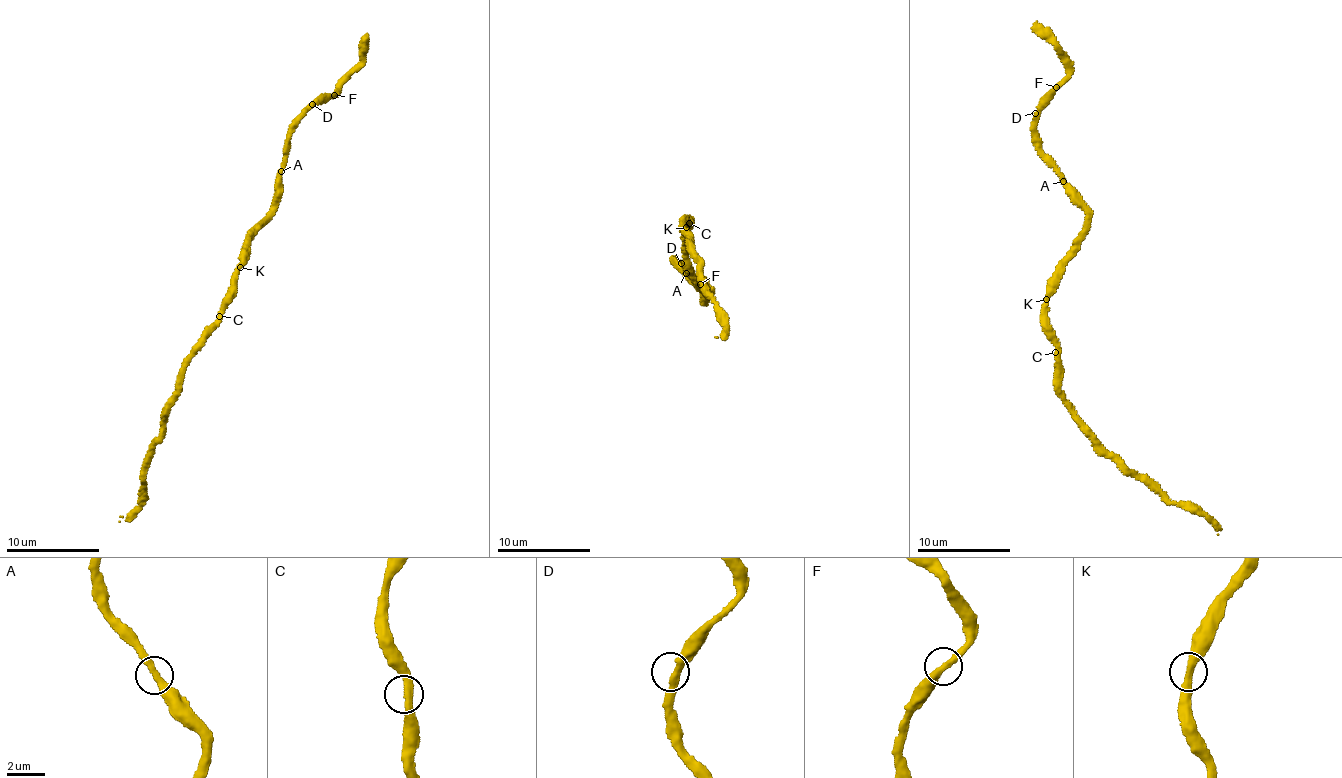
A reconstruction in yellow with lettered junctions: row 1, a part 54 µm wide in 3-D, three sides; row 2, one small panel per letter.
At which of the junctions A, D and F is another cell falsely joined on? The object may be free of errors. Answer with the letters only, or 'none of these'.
none of these

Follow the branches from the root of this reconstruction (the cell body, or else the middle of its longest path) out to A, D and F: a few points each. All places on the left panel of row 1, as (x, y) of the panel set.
A: (237, 266), (249, 231), (272, 209), (281, 170)
D: (237, 266), (249, 231), (272, 209), (290, 130), (312, 104)
F: (237, 266), (249, 231), (272, 209), (290, 130), (315, 104), (325, 102), (334, 95)

